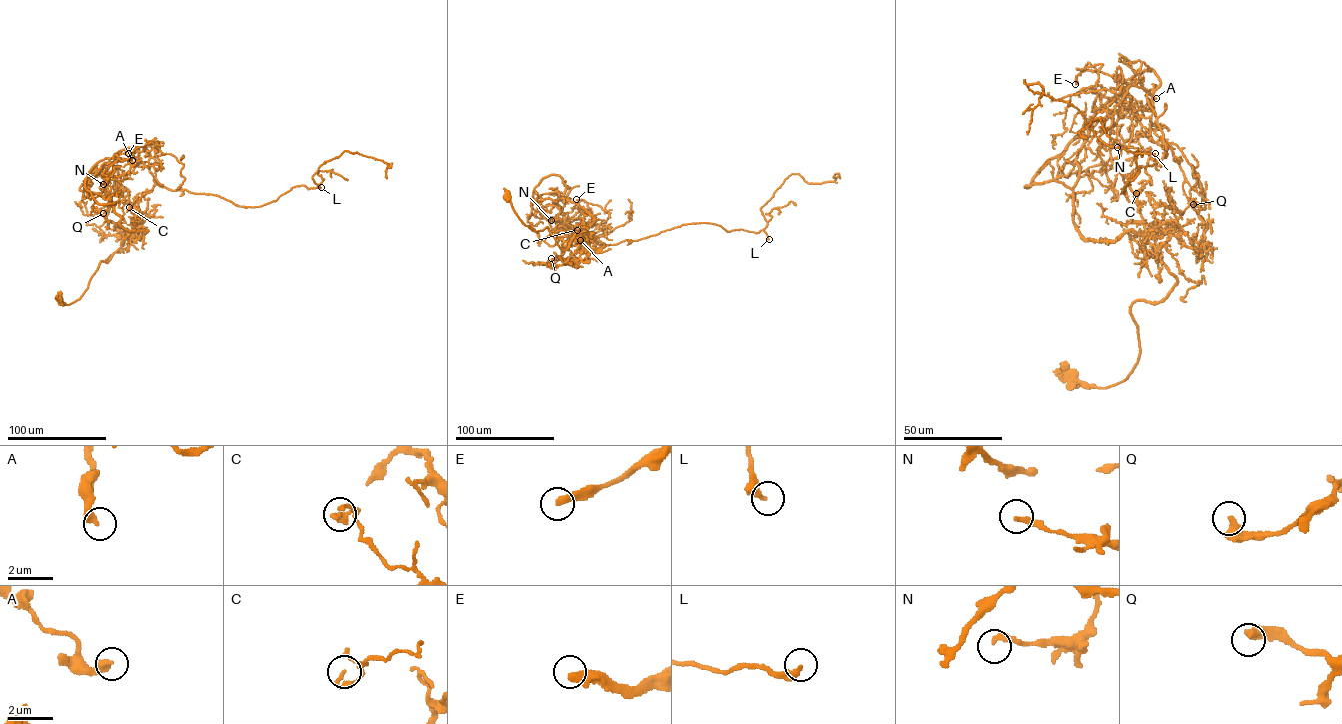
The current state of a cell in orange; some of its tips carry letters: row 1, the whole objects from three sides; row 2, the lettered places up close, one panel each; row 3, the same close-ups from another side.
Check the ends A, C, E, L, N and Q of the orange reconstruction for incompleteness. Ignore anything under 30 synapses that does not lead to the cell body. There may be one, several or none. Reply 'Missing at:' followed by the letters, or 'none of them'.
Missing at: none of them

